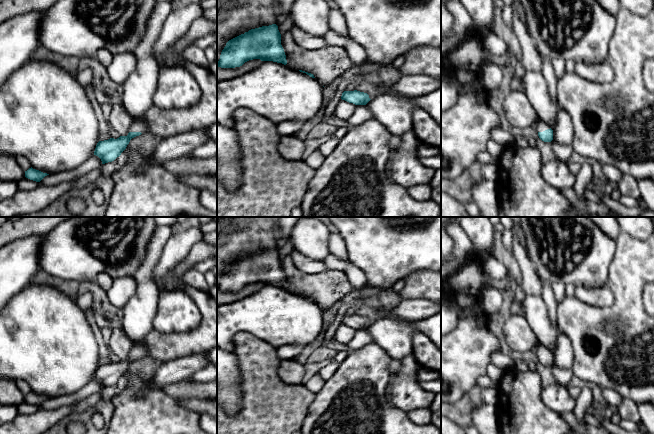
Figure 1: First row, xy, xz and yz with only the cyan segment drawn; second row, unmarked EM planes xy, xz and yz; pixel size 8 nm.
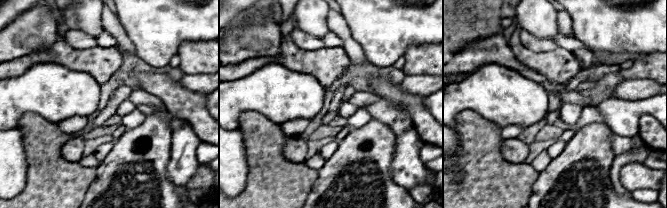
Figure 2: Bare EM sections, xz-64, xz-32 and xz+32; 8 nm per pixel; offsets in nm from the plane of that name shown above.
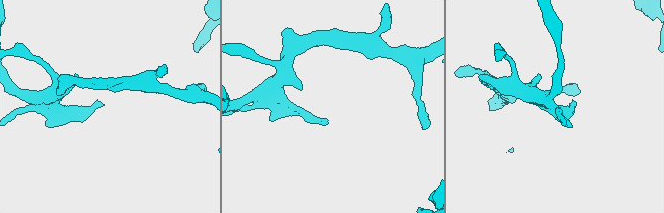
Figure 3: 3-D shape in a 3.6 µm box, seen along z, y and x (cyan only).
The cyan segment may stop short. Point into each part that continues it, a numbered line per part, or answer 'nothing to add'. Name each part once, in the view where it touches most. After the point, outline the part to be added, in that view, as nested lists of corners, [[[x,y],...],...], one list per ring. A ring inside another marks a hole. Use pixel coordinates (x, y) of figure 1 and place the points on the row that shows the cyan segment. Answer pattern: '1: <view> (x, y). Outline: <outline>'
1: yz (541, 126). Outline: [[[543,121],[538,122],[538,123],[535,125],[535,127],[536,127],[537,133],[538,133],[538,132],[543,132],[543,131],[551,128],[551,126],[550,126],[549,124],[545,123],[545,122],[543,122]]]

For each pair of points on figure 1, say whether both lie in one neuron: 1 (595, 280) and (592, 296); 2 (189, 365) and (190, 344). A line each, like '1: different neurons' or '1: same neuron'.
1: different neurons
2: different neurons

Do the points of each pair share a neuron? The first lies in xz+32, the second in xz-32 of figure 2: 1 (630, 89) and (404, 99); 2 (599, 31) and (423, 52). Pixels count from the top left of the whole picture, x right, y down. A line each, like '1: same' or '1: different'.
1: different
2: different

